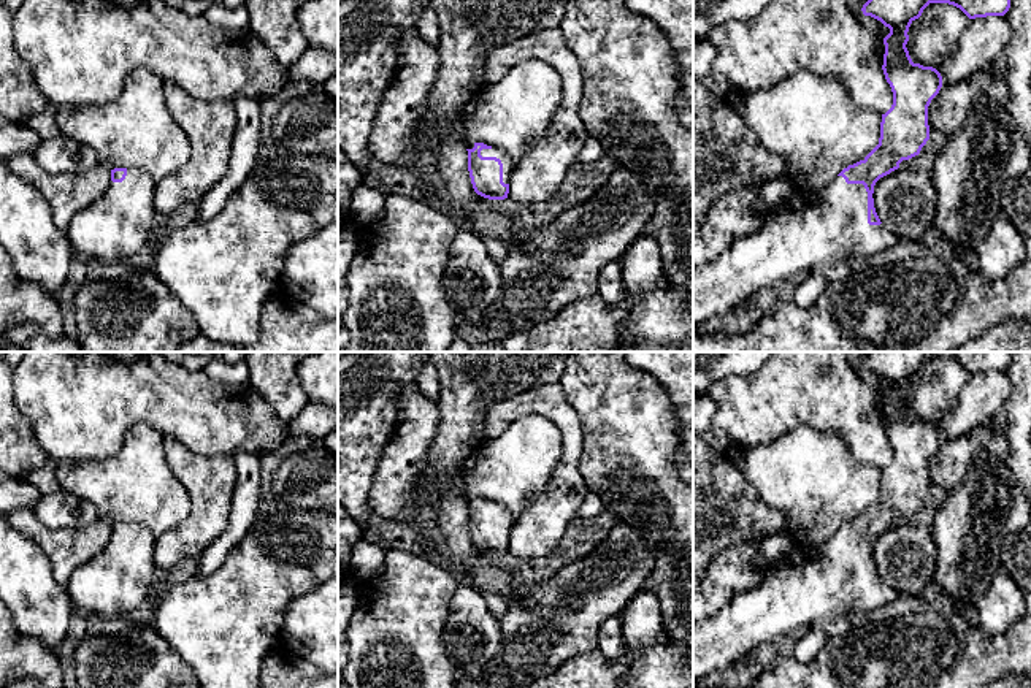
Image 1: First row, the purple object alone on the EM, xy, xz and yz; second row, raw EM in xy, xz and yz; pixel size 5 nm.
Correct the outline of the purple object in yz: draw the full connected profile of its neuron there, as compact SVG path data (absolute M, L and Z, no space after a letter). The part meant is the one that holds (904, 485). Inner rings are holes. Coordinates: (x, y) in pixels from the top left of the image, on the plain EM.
M871 352L863 360L864 371L890 384L883 393L882 425L893 447L893 460L882 469L879 499L864 514L844 523L823 545L798 545L790 558L769 566L755 588L736 594L715 617L695 620L693 683L714 672L730 671L758 647L772 644L796 628L812 628L837 617L860 618L901 596L880 577L872 548L880 533L898 525L903 515L918 510L929 495L928 461L942 442L942 431L933 422L914 419L906 403L910 379L929 358L953 360L975 374L1004 371L1010 363L1010 352Z

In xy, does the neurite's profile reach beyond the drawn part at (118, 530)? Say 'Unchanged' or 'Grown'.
Grown

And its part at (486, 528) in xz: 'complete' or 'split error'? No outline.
split error

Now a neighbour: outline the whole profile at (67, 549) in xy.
M17 509L8 514L6 520L43 548L60 587L67 587L73 572L95 558L111 541L111 523L105 518L81 528L51 529L38 520L33 509Z

